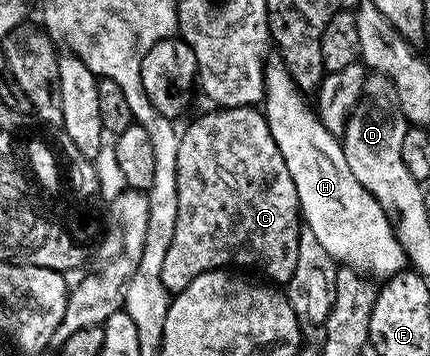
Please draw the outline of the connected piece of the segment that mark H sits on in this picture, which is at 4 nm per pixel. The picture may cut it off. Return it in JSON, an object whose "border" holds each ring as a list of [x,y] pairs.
{"border":[[[280,60],[271,61],[266,67],[266,123],[272,132],[272,140],[276,140],[276,148],[280,148],[280,156],[284,156],[284,164],[288,164],[288,176],[292,176],[292,184],[296,184],[298,208],[305,229],[316,236],[316,240],[320,240],[320,248],[324,248],[324,252],[328,252],[335,263],[357,270],[371,279],[385,280],[407,269],[408,259],[404,248],[398,243],[396,226],[391,215],[379,204],[376,196],[372,196],[372,192],[368,192],[368,188],[364,188],[364,184],[360,184],[356,176],[352,176],[352,168],[348,168],[341,141],[326,130],[315,111],[309,105],[306,107],[302,98],[305,98],[303,91],[292,80],[284,63]]]}

